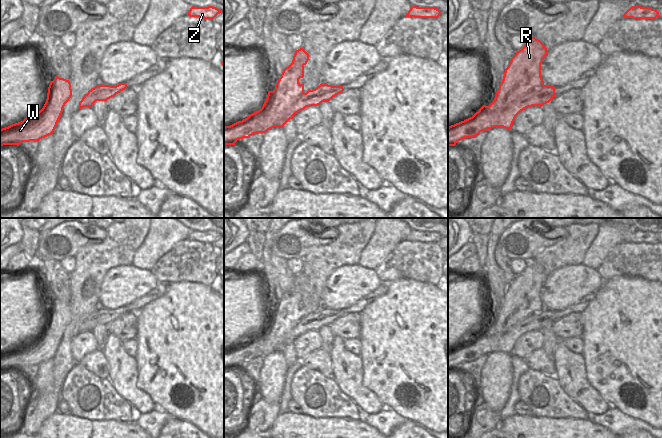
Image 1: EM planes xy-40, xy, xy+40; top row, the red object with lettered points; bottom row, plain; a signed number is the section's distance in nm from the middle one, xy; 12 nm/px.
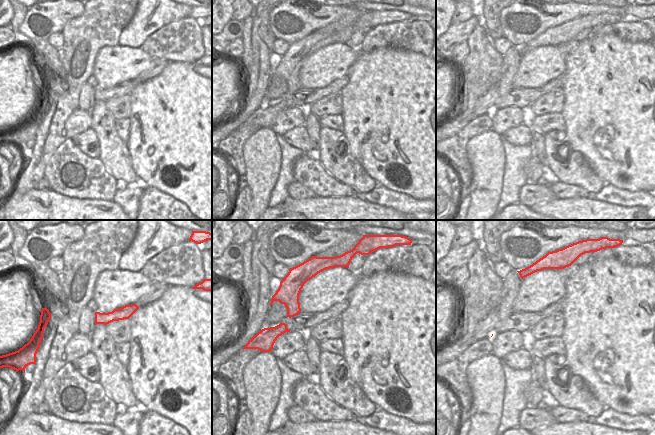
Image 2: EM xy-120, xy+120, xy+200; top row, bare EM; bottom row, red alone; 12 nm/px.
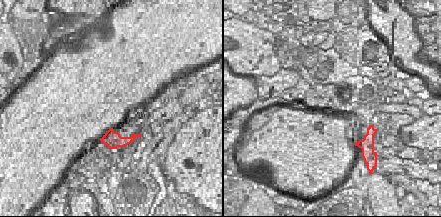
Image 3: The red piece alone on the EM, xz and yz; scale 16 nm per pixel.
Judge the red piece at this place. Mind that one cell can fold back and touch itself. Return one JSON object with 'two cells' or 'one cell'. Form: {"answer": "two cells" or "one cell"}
{"answer": "two cells"}

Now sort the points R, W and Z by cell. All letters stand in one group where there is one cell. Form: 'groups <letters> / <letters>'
groups R Z / W

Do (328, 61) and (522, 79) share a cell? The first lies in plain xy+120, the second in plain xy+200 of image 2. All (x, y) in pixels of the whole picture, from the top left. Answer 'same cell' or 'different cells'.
same cell

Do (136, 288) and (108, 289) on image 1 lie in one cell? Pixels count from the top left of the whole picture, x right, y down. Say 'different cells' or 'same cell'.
same cell

